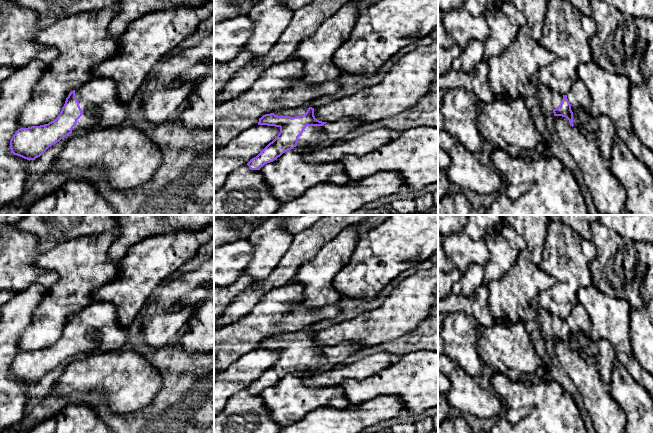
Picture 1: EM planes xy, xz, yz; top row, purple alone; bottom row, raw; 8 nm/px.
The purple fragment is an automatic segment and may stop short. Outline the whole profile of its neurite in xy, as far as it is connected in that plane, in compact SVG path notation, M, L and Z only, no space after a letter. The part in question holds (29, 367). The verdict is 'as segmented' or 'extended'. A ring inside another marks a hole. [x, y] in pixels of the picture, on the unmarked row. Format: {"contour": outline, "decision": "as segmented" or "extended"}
{"contour": "M93 303L69 317L55 344L18 353L9 371L14 379L35 384L69 358L85 356L95 350L112 352L121 349L127 343L128 332L128 328L118 324L112 303Z", "decision": "extended"}

